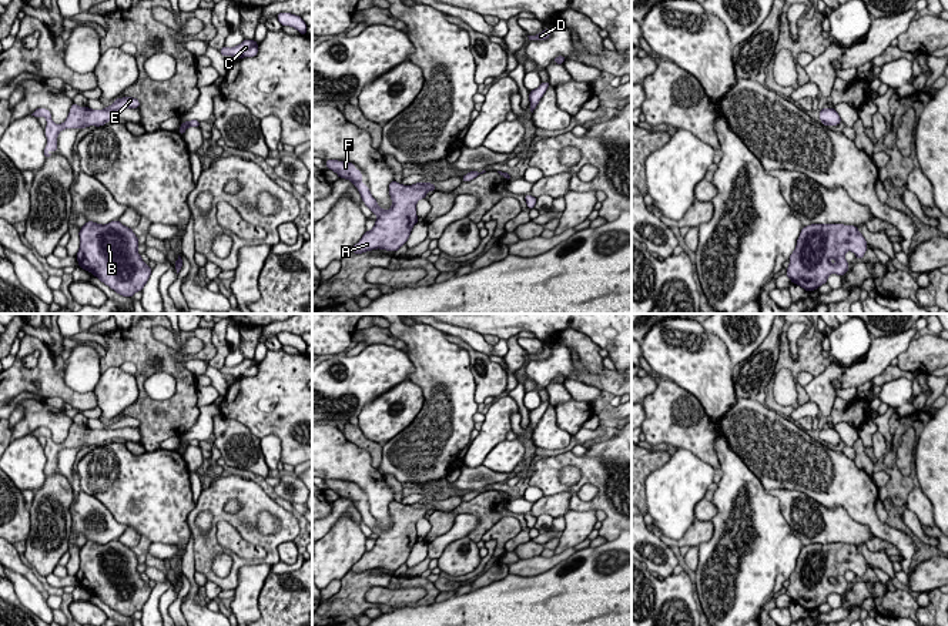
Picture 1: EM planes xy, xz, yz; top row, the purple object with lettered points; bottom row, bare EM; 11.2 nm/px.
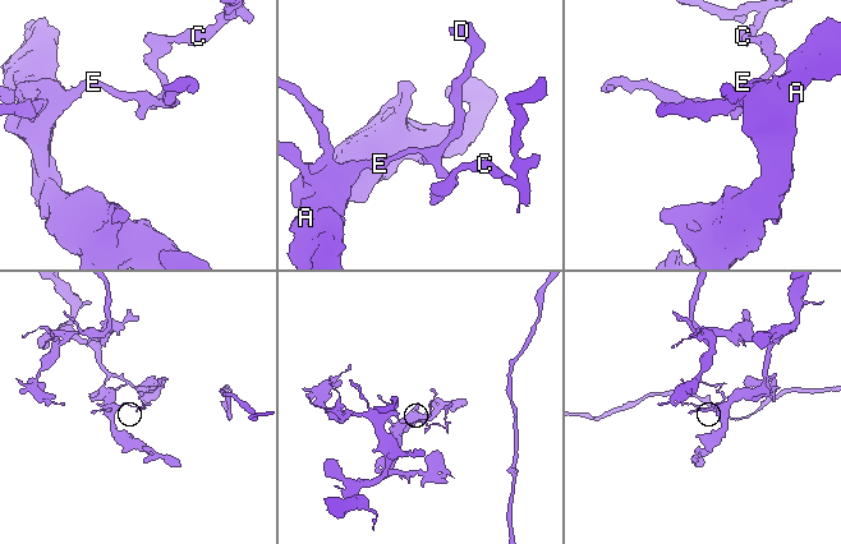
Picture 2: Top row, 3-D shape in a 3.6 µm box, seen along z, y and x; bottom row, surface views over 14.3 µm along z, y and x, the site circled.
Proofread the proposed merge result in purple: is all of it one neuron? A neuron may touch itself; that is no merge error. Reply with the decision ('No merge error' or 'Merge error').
Merge error

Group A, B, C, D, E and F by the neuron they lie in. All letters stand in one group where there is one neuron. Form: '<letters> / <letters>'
A B F / C D E

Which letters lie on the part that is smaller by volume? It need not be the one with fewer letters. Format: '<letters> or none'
C, D, E

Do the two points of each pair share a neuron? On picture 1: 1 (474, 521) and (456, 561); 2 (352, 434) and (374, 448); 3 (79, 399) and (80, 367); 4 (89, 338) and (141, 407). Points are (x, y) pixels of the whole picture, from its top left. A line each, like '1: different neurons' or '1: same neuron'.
1: different neurons
2: same neuron
3: different neurons
4: different neurons

